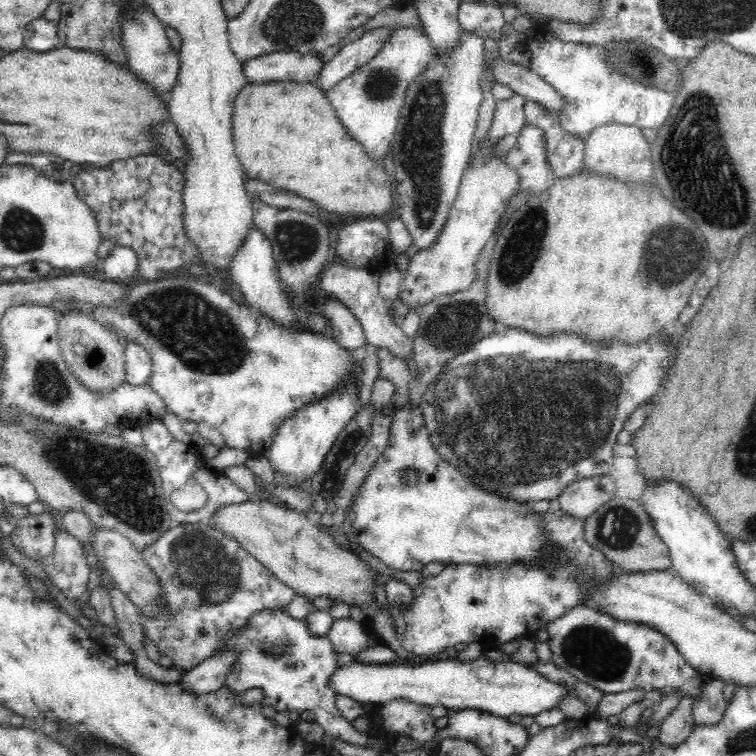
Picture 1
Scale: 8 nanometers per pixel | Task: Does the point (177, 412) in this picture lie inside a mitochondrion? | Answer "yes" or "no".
no

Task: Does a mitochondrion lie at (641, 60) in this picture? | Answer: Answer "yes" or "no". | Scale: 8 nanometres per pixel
yes

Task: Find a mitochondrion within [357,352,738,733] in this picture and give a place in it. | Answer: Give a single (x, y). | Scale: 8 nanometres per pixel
(590, 651)

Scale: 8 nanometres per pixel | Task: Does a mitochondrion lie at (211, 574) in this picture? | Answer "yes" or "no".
yes

